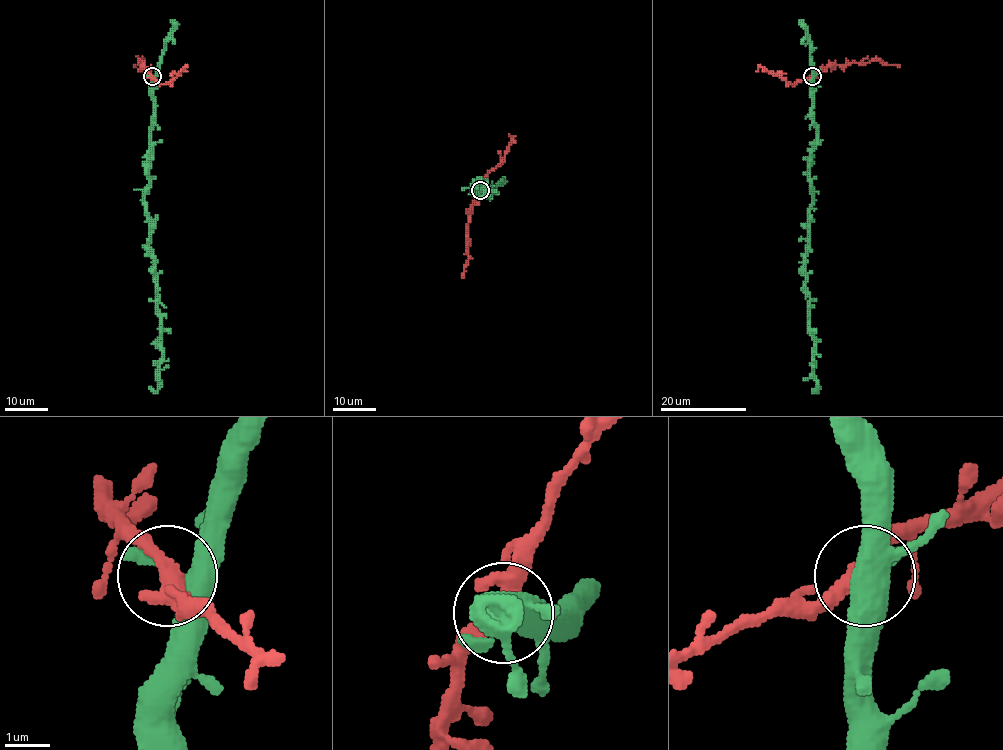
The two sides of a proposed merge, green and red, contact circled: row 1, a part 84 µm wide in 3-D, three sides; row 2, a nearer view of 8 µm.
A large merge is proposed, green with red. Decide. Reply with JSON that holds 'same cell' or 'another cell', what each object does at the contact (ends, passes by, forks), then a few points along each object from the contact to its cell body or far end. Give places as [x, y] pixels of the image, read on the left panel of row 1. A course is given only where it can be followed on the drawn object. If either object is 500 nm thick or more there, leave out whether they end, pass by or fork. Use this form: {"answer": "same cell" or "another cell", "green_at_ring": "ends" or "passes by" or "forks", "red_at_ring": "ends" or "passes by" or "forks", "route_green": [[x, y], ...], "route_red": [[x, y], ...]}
{"answer": "another cell", "green_at_ring": "forks", "red_at_ring": "forks", "route_green": [[151, 77], [154, 125], [150, 129], [145, 206], [161, 341], [159, 388], [154, 391], [149, 387]], "route_red": [[151, 76], [139, 62], [141, 60], [133, 65]]}

